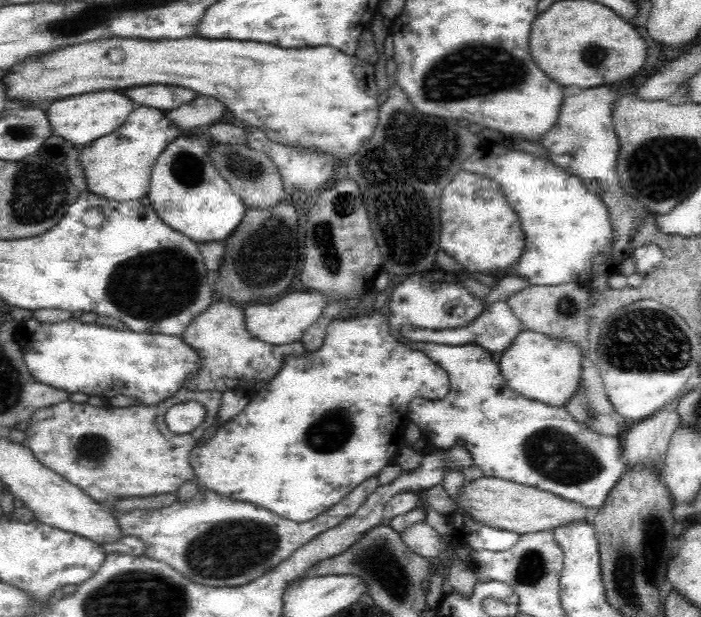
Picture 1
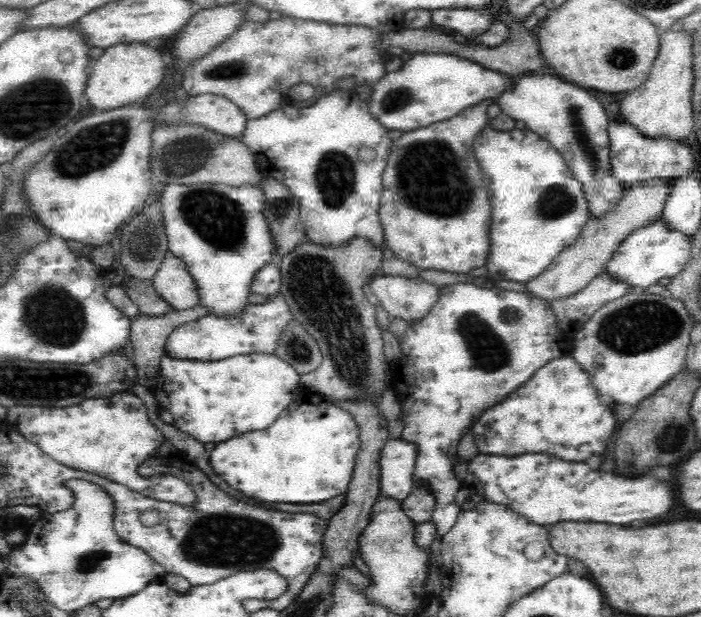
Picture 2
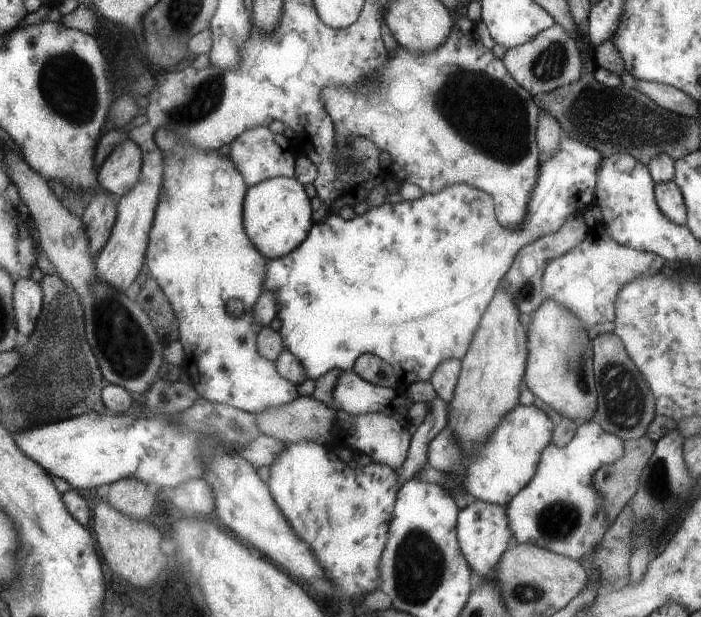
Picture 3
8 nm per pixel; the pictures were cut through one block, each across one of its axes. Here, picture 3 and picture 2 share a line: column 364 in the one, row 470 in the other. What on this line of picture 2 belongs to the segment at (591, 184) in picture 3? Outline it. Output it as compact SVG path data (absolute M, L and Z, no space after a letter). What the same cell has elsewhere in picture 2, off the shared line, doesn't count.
M309 393L290 403L268 428L215 443L209 453L209 465L230 488L247 497L258 496L262 502L320 504L347 492L360 446L359 428L354 417L333 402L325 401L321 395Z

